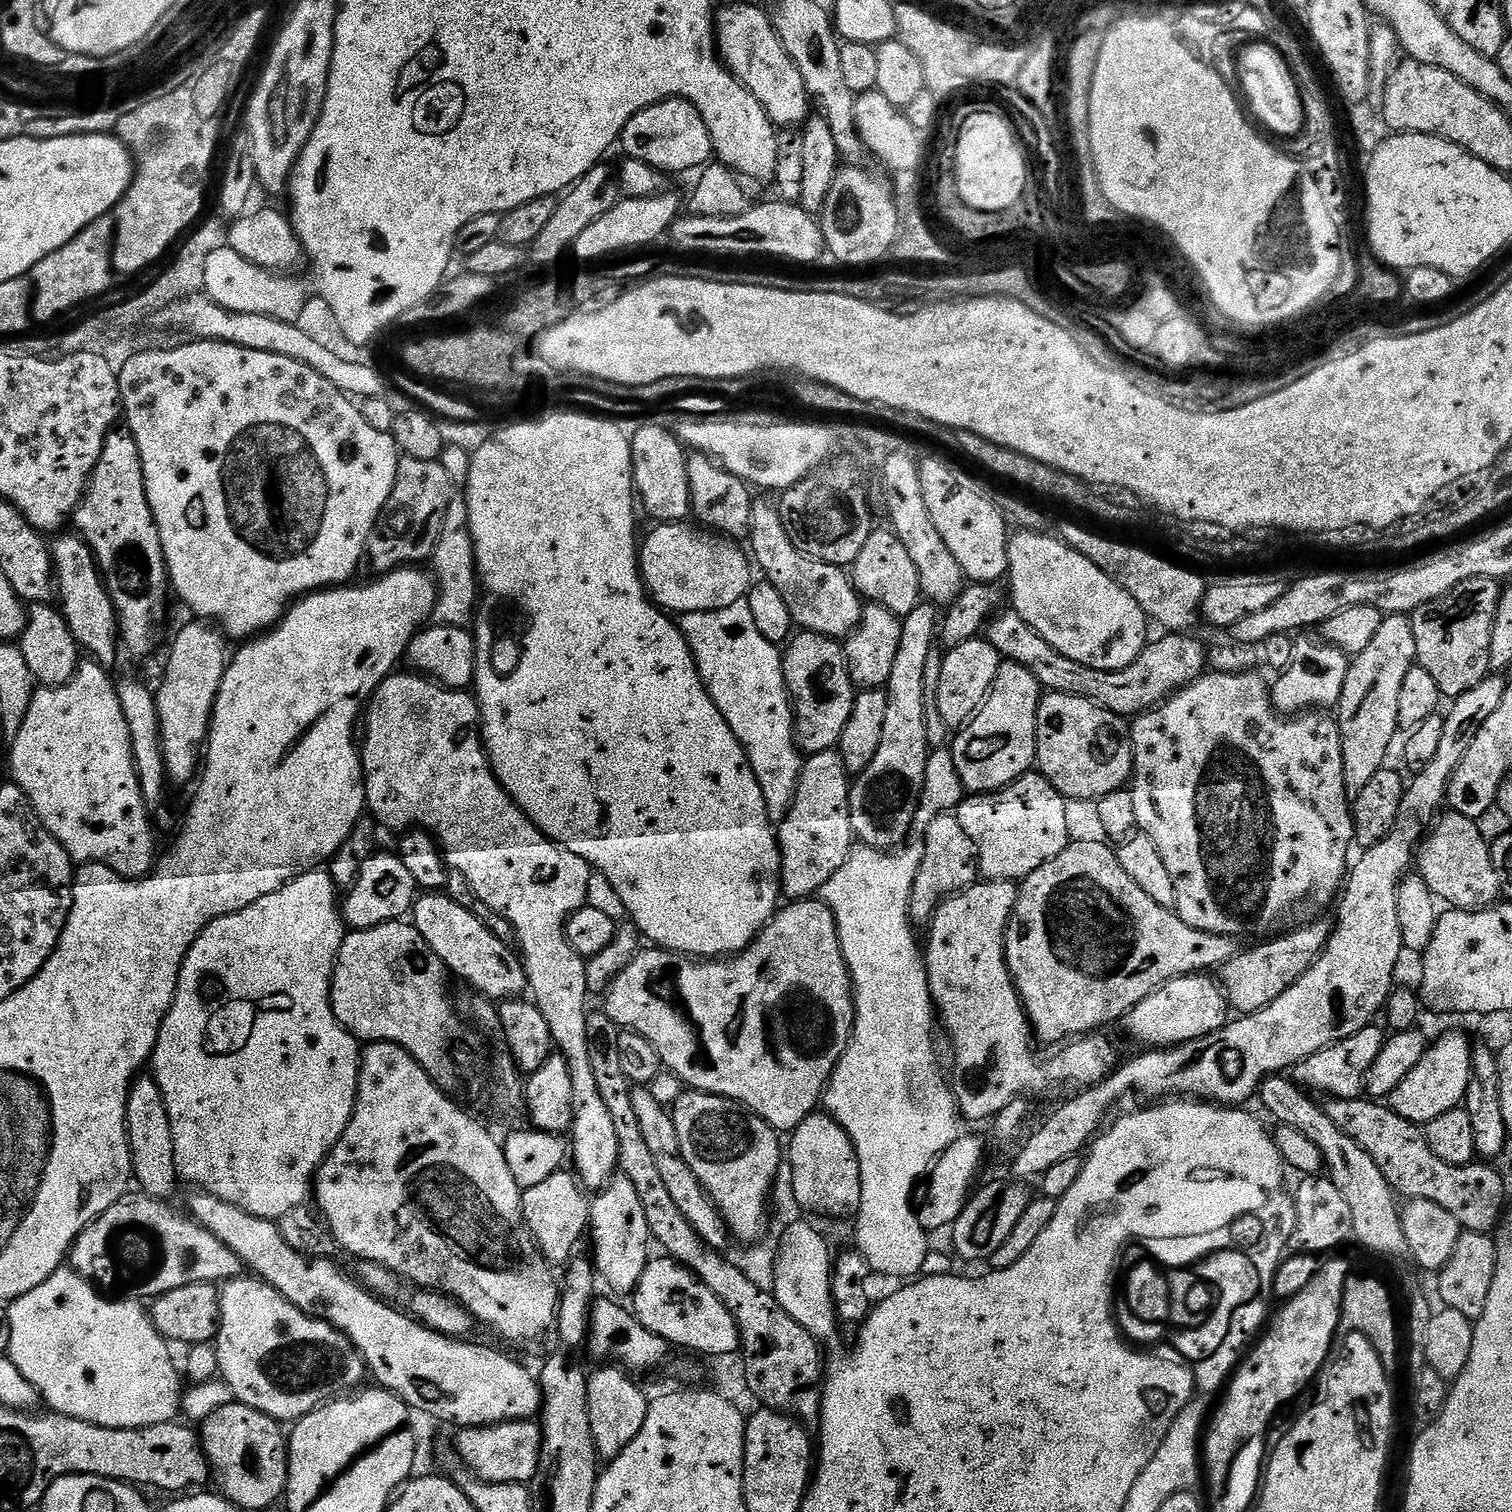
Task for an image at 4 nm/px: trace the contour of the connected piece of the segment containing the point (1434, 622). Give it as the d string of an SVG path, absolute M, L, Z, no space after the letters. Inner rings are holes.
M1470 578L1442 598L1426 602L1416 612L1411 613L1414 641L1417 646L1419 667L1428 671L1430 678L1438 682L1441 697L1455 698L1474 690L1474 686L1487 680L1493 671L1490 662L1490 634L1494 630L1494 614L1502 584L1490 578Z

